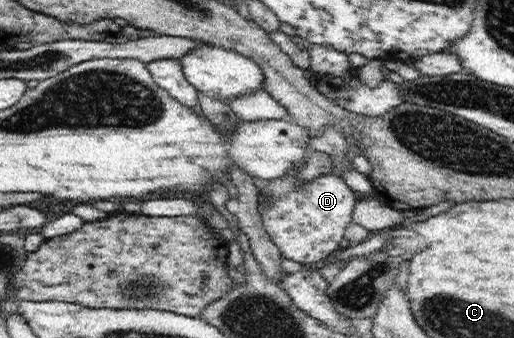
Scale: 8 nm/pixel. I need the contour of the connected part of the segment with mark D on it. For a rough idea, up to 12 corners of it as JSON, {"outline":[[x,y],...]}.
{"outline":[[294,167],[258,203],[281,258],[310,265],[338,249],[358,200],[332,172]]}

